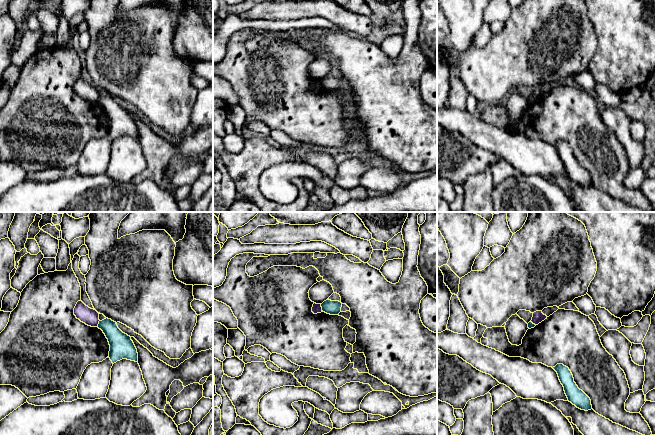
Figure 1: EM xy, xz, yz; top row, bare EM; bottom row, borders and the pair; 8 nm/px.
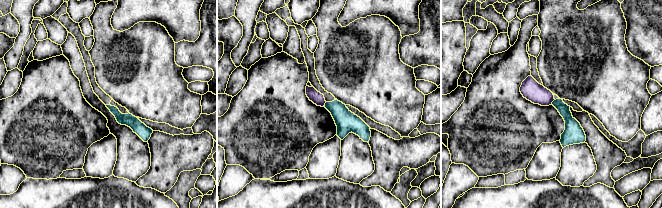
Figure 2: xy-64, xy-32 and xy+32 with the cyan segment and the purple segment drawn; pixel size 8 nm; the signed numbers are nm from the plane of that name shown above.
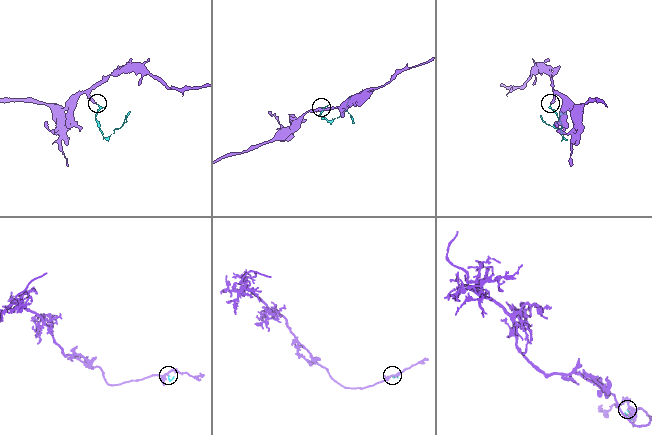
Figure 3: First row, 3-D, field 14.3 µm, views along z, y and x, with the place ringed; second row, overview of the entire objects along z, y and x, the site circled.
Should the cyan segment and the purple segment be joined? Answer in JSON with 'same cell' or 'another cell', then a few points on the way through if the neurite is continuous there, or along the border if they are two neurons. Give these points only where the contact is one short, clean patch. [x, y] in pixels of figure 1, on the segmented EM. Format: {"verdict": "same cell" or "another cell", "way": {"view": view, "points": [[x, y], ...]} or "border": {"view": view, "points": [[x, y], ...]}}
{"verdict": "another cell", "border": {"view": "xz", "points": [[320, 304], [322, 310]]}}

